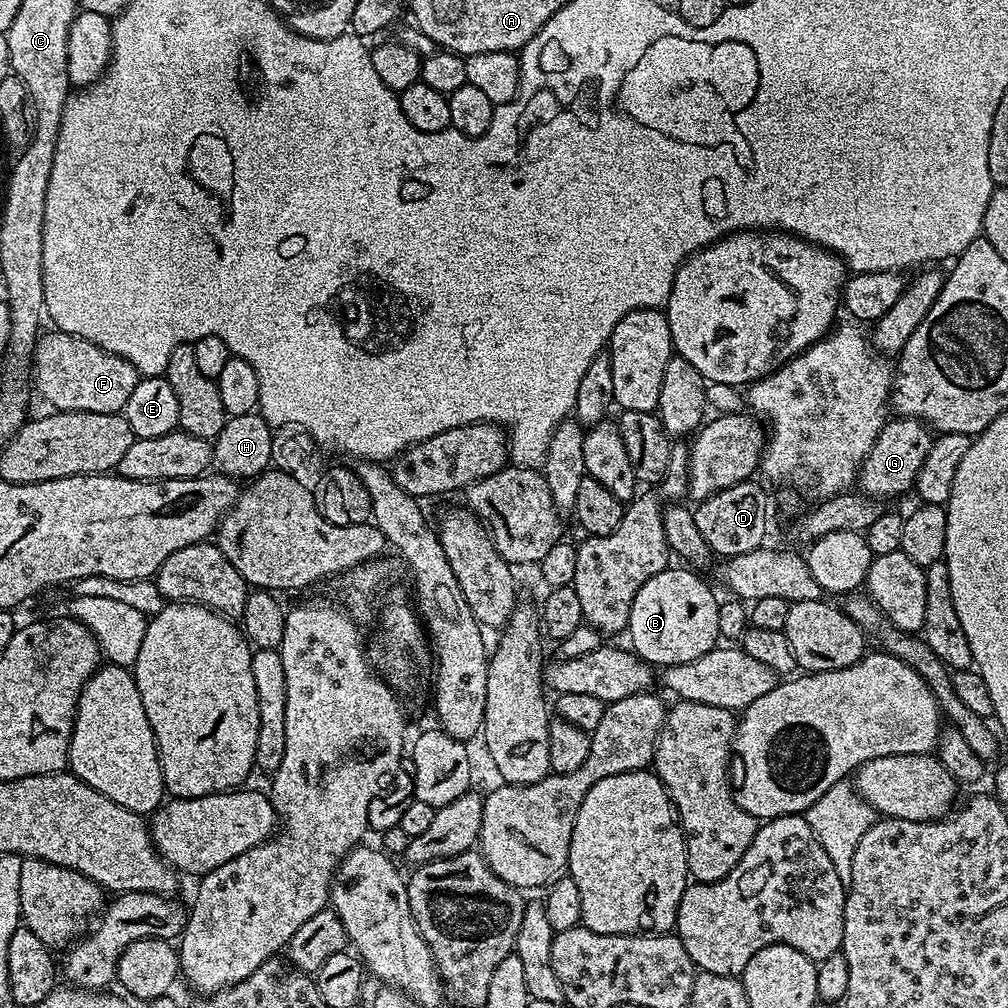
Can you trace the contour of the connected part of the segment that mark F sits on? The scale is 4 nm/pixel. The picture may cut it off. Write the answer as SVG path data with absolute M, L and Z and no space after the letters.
M51 331L37 336L30 369L35 391L40 391L41 398L49 404L47 407L57 412L123 413L130 394L134 394L134 386L142 378L140 371L129 360L102 350L86 338Z

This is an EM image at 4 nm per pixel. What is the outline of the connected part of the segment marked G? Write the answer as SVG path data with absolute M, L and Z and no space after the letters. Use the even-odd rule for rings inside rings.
M895 419L884 423L876 445L860 467L858 488L863 495L885 498L884 496L900 496L903 492L911 493L918 478L918 470L922 470L922 462L926 462L926 454L930 454L934 436L929 425L923 420Z

